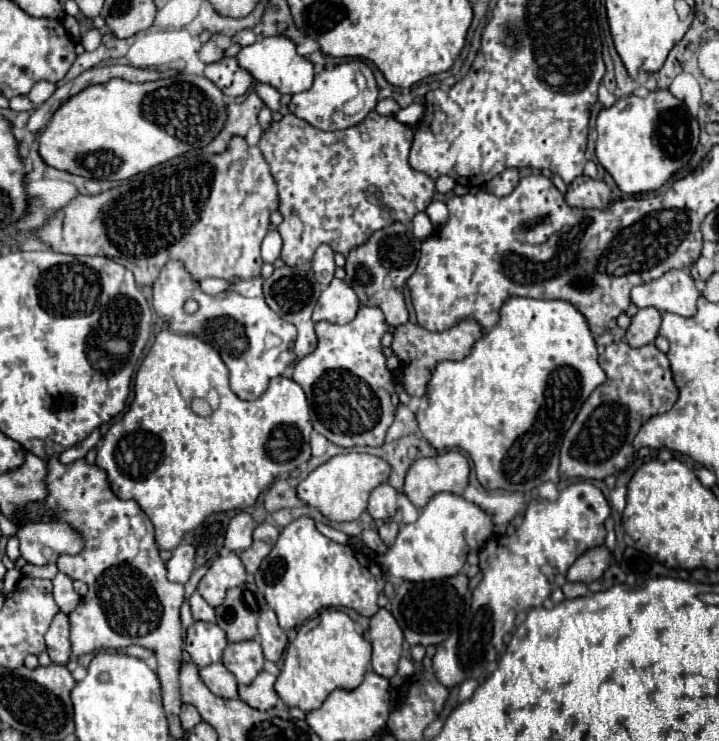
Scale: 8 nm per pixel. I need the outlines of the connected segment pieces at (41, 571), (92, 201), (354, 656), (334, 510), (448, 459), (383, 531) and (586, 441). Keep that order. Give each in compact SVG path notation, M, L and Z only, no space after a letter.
M27 563L24 567L22 567L21 573L24 576L53 580L53 578L58 573L58 568L56 564L36 566Z
M231 138L223 154L183 154L123 182L117 188L95 196L73 198L57 218L37 232L37 238L63 254L111 258L131 270L141 286L153 286L161 268L169 260L183 262L193 280L207 276L223 280L253 278L261 276L261 242L269 230L269 214L277 210L277 202L277 186L261 150L257 146L251 148L245 138Z
M327 608L313 620L307 620L297 630L297 638L287 646L283 670L275 682L275 692L289 708L311 712L317 710L333 690L351 690L359 686L369 668L369 662L371 644L355 630L355 622L345 612Z
M349 452L339 454L327 460L325 464L317 466L303 482L297 484L297 496L301 502L305 502L311 508L317 508L327 520L333 522L349 522L357 520L361 512L367 506L369 492L387 480L389 466L377 456L361 454L361 452Z
M459 450L417 458L405 476L403 492L415 508L423 508L437 492L461 494L469 482L469 462Z
M385 522L385 524L379 528L379 536L381 536L381 540L383 540L387 546L393 546L393 544L395 544L397 532L399 532L399 524L397 524L397 522Z
M625 340L613 342L599 356L599 364L605 370L607 380L593 390L563 438L559 466L561 478L603 480L621 472L635 454L633 438L643 422L647 422L651 414L671 410L679 398L669 360L655 348L655 344L633 348Z

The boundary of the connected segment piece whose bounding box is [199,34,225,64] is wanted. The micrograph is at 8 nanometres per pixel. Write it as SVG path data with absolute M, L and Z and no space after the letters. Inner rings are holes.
M213 34L211 40L205 42L205 44L201 46L201 50L199 50L199 58L201 58L205 64L211 64L211 62L221 60L223 54L225 54L225 50L217 46L217 34Z

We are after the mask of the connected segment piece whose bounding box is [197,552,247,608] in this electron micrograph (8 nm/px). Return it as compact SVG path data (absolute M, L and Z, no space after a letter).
M231 552L227 556L219 556L211 564L209 572L201 578L197 590L207 600L209 606L217 608L225 600L227 590L245 584L245 580L247 580L247 570L241 558L235 552Z

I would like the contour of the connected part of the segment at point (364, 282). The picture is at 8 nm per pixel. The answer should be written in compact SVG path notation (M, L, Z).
M393 222L391 226L373 232L365 244L355 246L347 254L345 282L355 290L363 306L381 308L389 326L401 326L401 324L407 324L409 320L405 298L403 298L403 286L405 286L405 280L417 268L419 248L421 248L421 240L413 234L413 230L407 224Z

